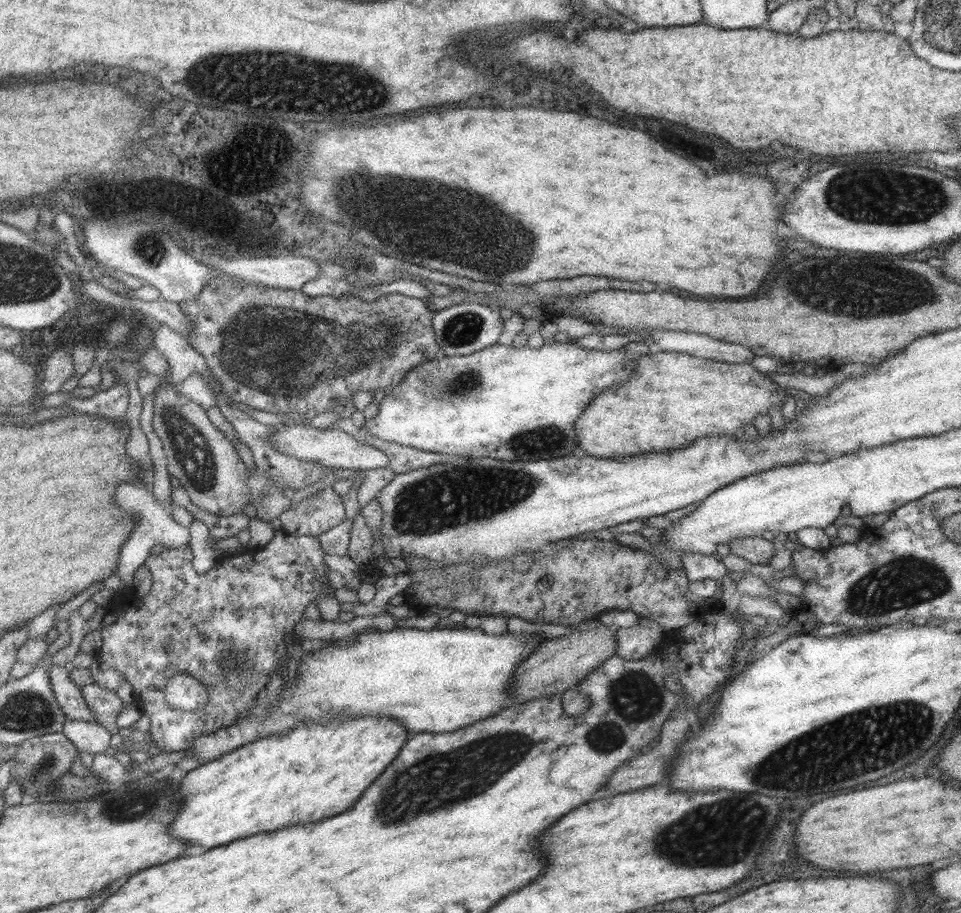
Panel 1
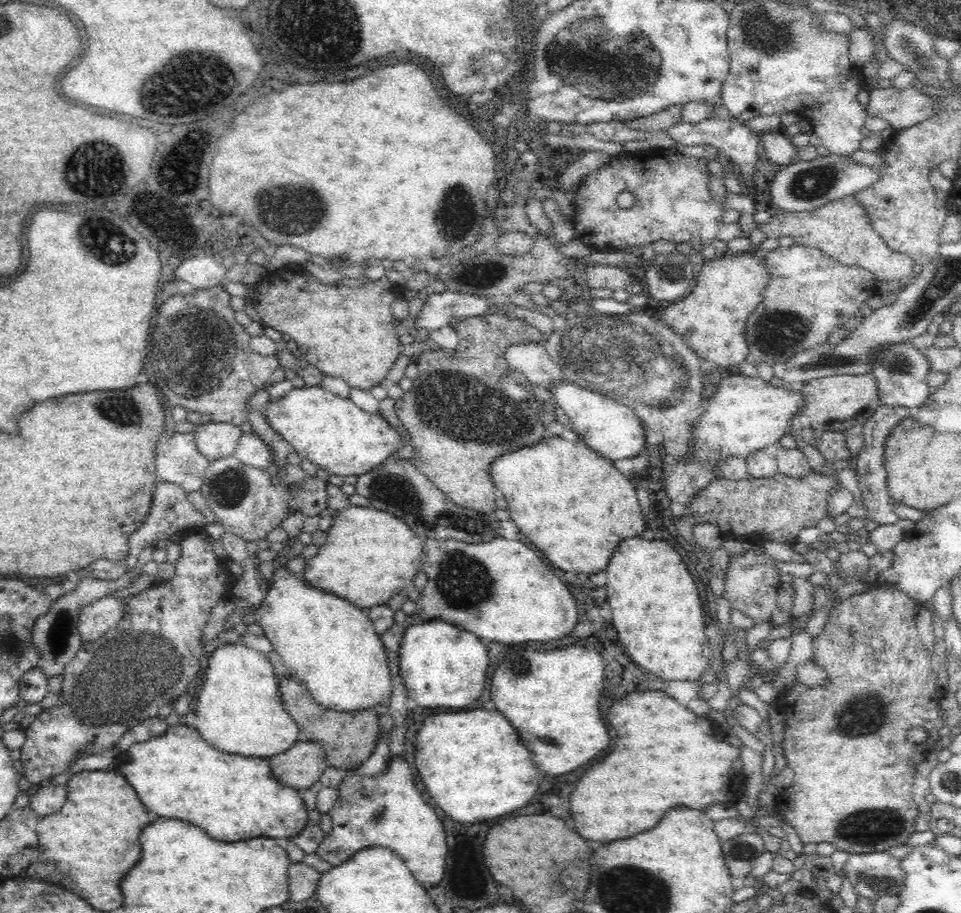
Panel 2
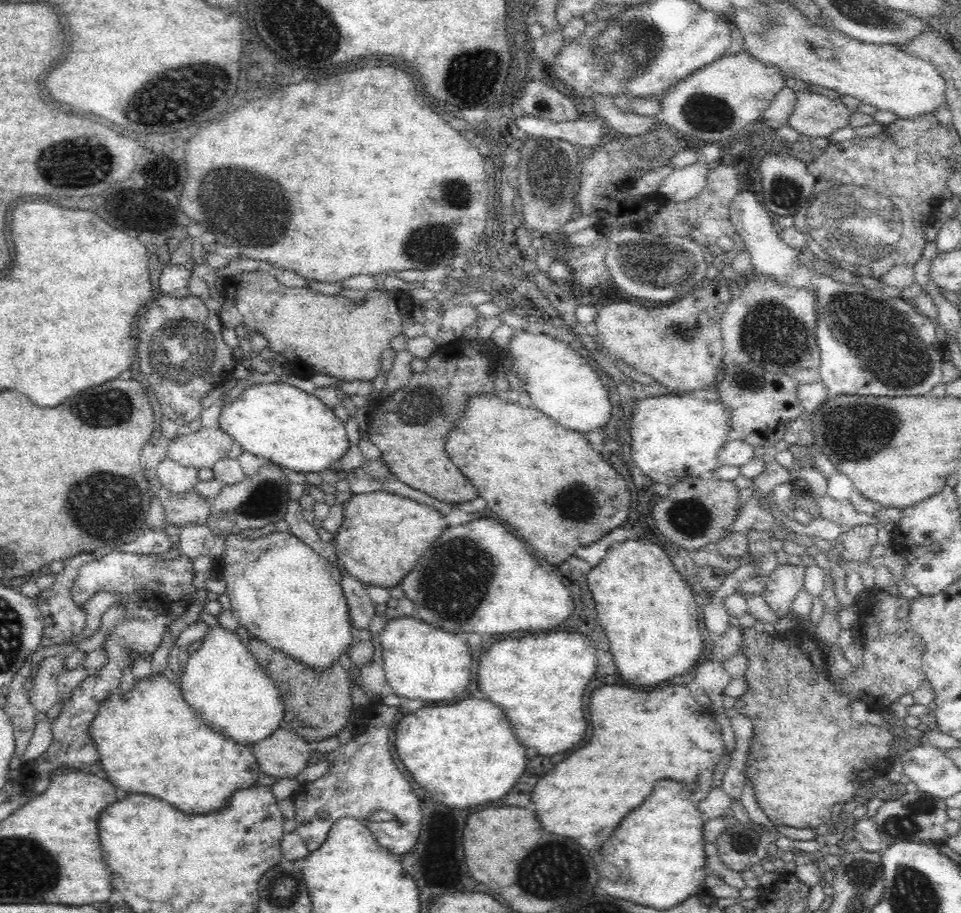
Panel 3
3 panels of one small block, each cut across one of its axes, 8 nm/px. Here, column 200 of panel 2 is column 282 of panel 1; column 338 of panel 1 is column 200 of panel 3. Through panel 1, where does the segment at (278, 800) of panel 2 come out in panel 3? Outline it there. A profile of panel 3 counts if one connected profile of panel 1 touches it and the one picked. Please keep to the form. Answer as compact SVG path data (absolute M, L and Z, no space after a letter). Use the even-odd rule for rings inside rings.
M166 626L160 646L150 657L152 673L148 678L136 680L132 690L125 695L121 692L118 698L106 698L91 722L89 733L98 751L100 766L114 786L124 792L156 796L188 814L208 814L220 810L222 806L226 808L230 796L237 790L258 786L260 766L250 746L239 744L206 726L186 702L180 687L163 675L168 666L172 642L171 631Z

